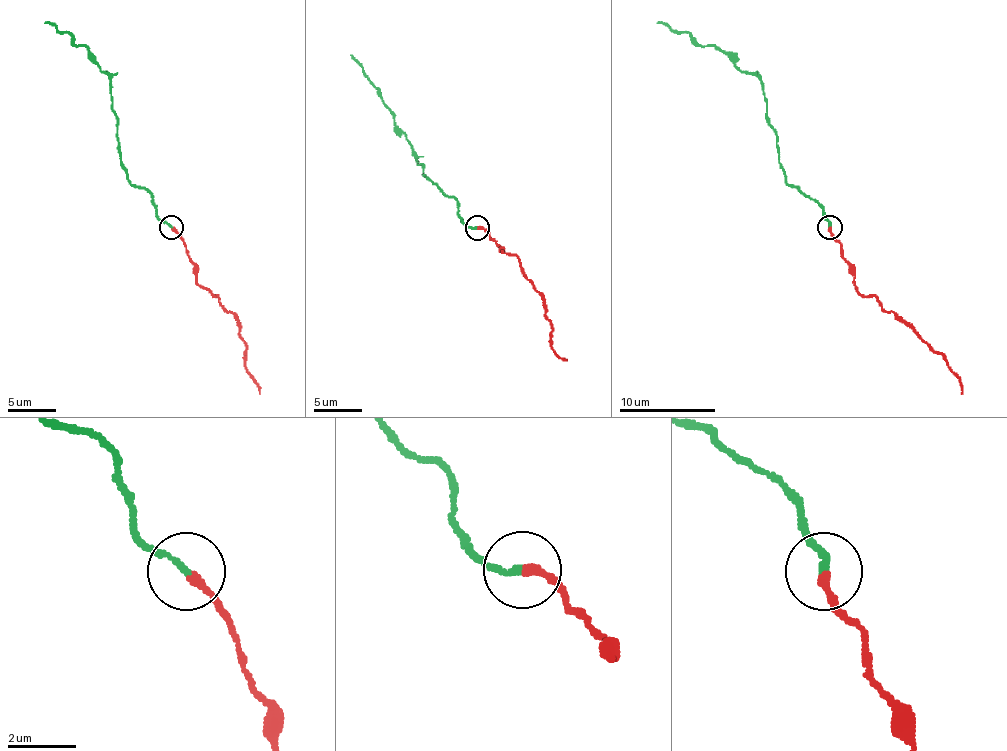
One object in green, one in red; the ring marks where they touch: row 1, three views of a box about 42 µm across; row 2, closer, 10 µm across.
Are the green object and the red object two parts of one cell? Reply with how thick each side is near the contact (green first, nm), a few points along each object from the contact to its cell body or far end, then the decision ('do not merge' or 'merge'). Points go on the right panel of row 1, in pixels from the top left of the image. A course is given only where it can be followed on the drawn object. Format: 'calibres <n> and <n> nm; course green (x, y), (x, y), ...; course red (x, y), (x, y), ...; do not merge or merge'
calibres 190 and 240 nm; course green (830, 227), (823, 208), (784, 177), (777, 131), (770, 124), (758, 78), (688, 32), (656, 22); course red (830, 227), (861, 295), (874, 295), (886, 312), (900, 317), (939, 351), (963, 394); merge

